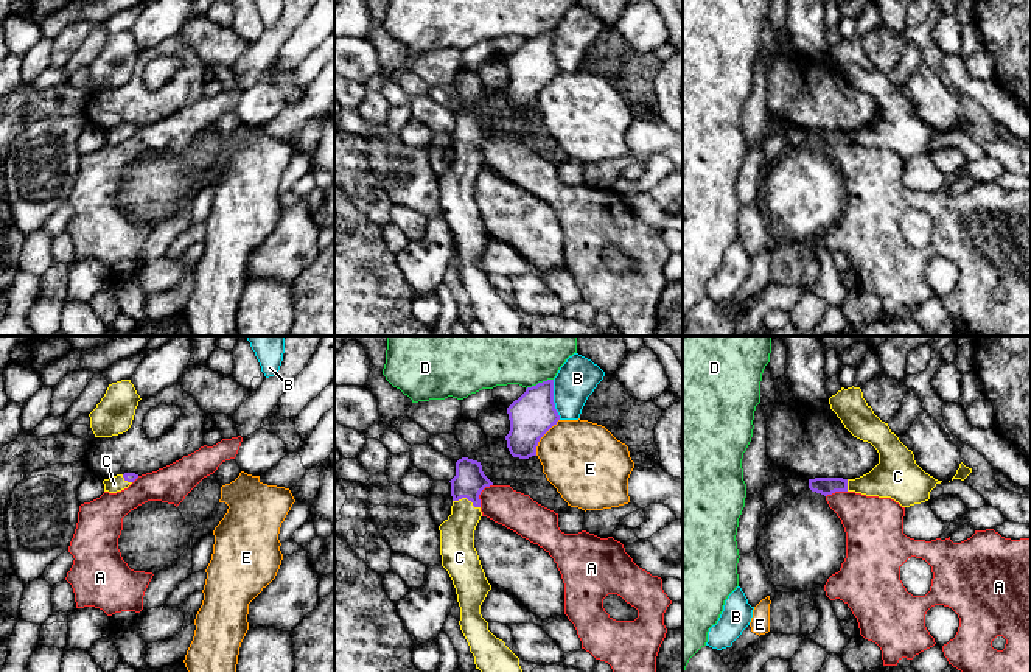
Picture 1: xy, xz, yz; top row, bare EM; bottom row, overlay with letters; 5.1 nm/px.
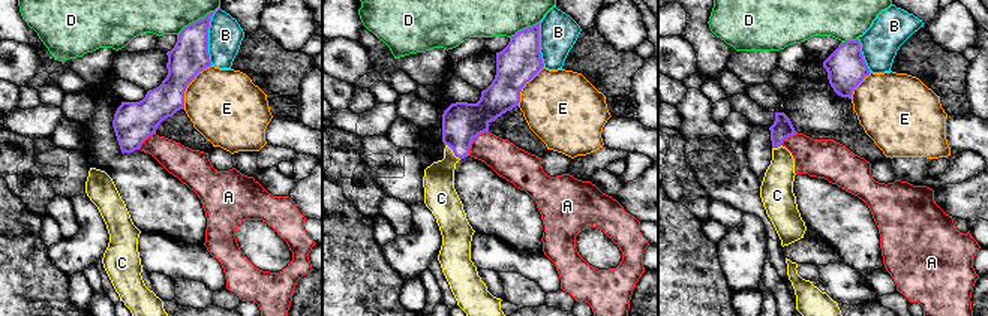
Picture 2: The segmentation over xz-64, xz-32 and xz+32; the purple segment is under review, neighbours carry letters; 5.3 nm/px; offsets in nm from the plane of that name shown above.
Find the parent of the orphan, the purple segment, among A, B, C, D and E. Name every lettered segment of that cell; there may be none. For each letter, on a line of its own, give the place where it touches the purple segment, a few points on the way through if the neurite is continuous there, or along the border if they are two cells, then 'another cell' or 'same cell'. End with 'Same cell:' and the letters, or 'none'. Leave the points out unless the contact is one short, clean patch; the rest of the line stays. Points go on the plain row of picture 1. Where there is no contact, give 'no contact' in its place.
A: meets purple in xz at (479, 145); border along xz (492, 136), (481, 143), (479, 157); another cell
B: meets purple in xz at (552, 52); another cell
C: meets purple in xz at (467, 150); runs through xz (468, 134), (467, 150), (465, 167), (457, 184); same cell
D: meets purple in xz at (538, 34); another cell
E: meets purple in xz at (541, 87); border along xz (559, 70), (540, 90), (535, 106); another cell
Same cell: C

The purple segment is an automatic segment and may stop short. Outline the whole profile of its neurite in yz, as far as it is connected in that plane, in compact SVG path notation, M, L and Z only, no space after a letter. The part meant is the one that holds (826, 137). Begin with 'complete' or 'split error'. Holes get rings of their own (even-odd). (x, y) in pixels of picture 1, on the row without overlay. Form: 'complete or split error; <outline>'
split error; M841 39L829 50L830 61L857 90L871 95L879 104L879 115L855 131L815 129L809 140L824 148L835 143L855 143L866 148L891 149L902 159L930 151L930 143L942 132L925 124L914 106L882 73L863 50L860 39Z

